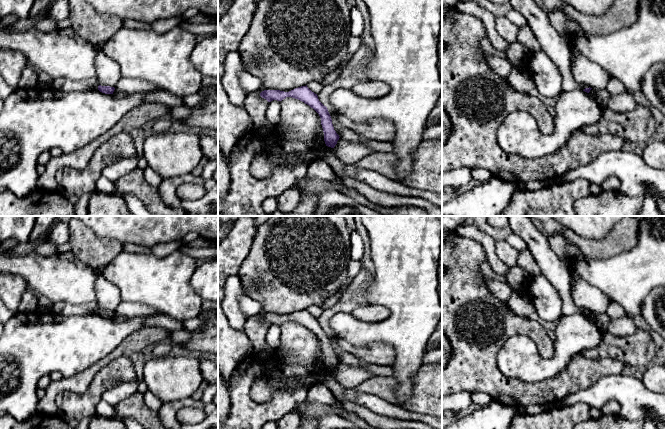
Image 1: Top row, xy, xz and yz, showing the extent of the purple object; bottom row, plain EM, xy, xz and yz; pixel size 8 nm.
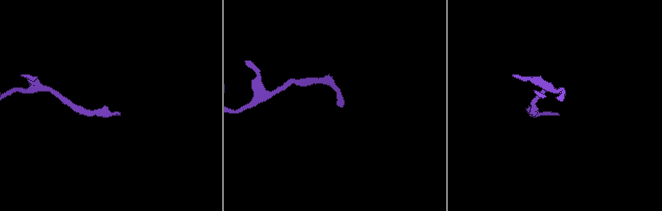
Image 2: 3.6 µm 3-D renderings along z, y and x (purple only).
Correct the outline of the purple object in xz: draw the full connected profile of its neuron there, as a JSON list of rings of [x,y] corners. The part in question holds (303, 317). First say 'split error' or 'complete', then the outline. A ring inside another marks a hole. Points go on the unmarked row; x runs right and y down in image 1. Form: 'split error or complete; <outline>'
complete; [[[307,309],[295,312],[289,316],[280,314],[264,314],[260,320],[268,326],[273,324],[282,325],[286,321],[298,323],[313,332],[321,342],[321,349],[324,356],[324,365],[326,370],[334,372],[339,364],[339,359],[334,354],[331,340],[326,330],[324,330],[318,323],[317,318],[312,316]]]

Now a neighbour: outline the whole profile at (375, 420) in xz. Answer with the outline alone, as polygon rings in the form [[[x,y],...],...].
[[[326,371],[319,381],[320,384],[326,386],[341,401],[341,404],[348,412],[354,412],[364,419],[370,426],[379,429],[434,429],[424,423],[418,421],[398,420],[375,414],[372,411],[360,406],[355,402],[345,399],[345,387],[338,383],[333,376],[333,372]]]

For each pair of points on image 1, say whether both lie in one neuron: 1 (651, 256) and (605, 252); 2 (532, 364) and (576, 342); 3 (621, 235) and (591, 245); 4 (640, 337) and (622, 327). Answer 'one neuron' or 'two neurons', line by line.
1: two neurons
2: one neuron
3: one neuron
4: two neurons

